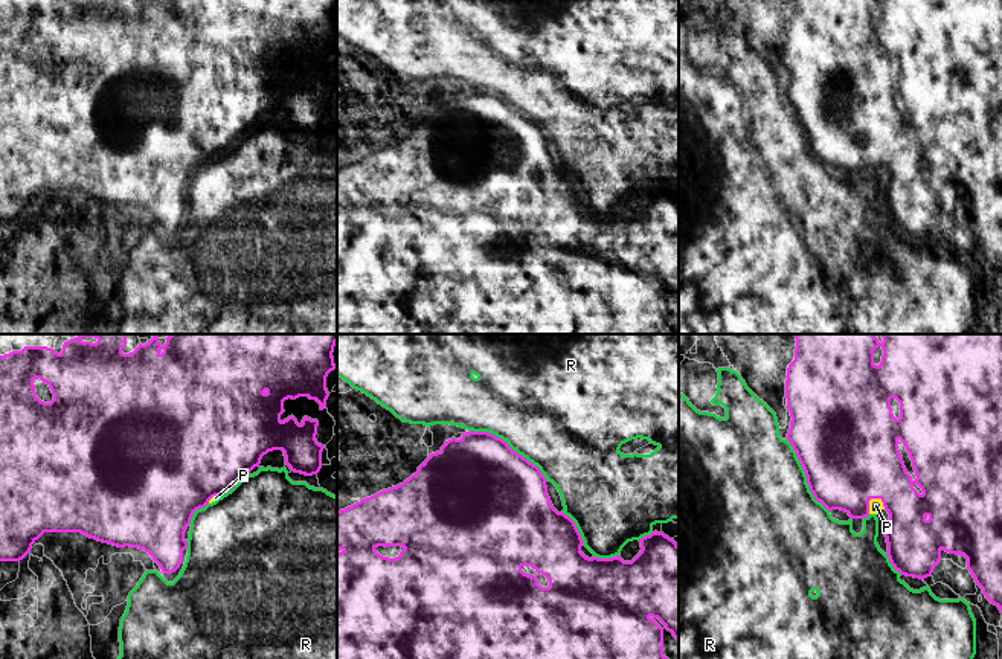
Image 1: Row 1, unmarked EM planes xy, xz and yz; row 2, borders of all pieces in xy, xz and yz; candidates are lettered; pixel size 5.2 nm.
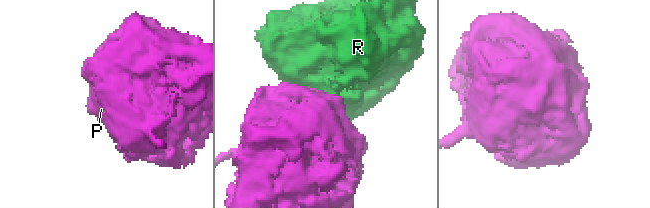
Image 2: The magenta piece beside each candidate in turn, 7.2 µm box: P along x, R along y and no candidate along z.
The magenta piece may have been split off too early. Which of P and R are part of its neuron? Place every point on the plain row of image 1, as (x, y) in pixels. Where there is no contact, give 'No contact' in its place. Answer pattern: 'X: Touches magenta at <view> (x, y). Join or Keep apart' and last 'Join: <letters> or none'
P: Touches magenta at yz (868, 160). Join
R: Touches magenta at xz (510, 106). Keep apart
Join: P

